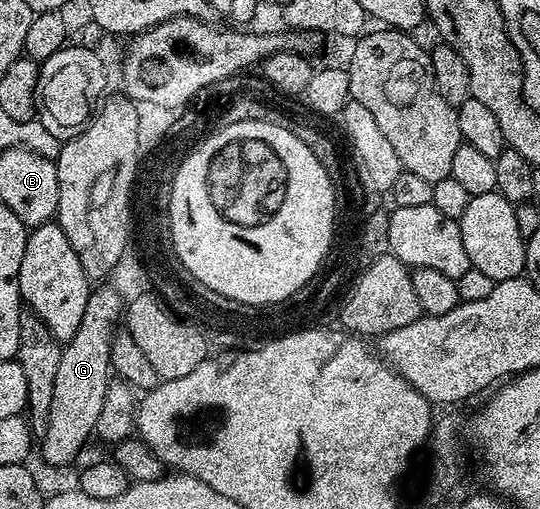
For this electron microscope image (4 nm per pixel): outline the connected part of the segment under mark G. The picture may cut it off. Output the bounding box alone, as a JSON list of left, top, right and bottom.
[42,286,124,468]

